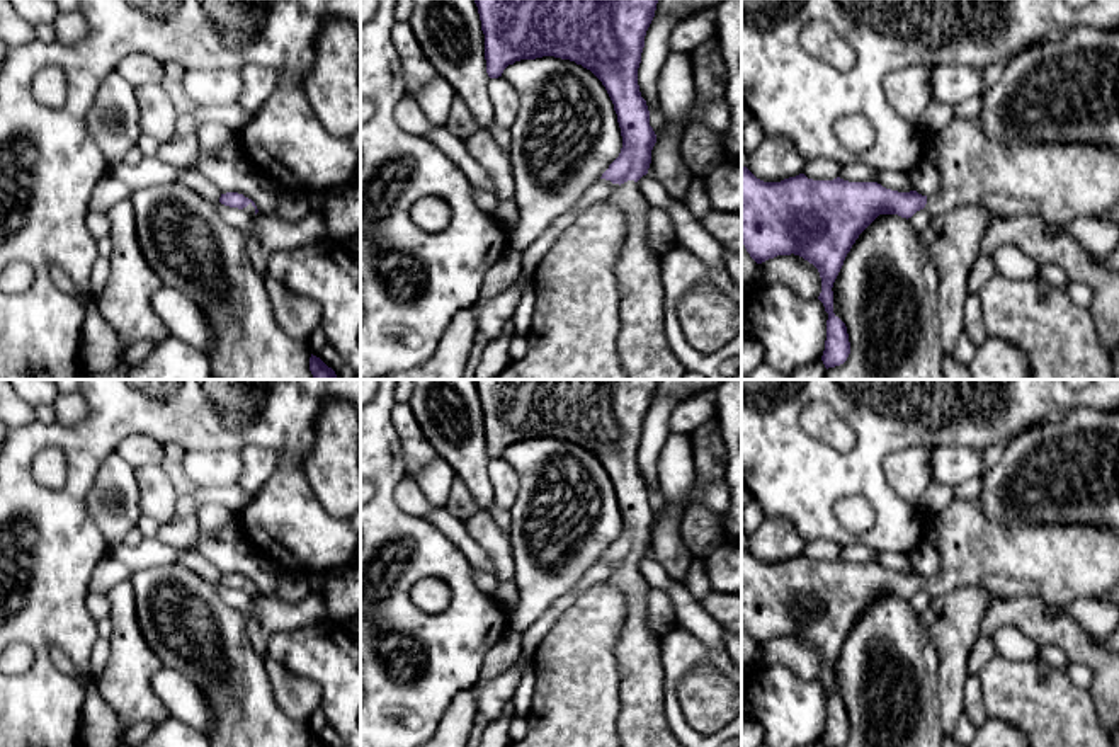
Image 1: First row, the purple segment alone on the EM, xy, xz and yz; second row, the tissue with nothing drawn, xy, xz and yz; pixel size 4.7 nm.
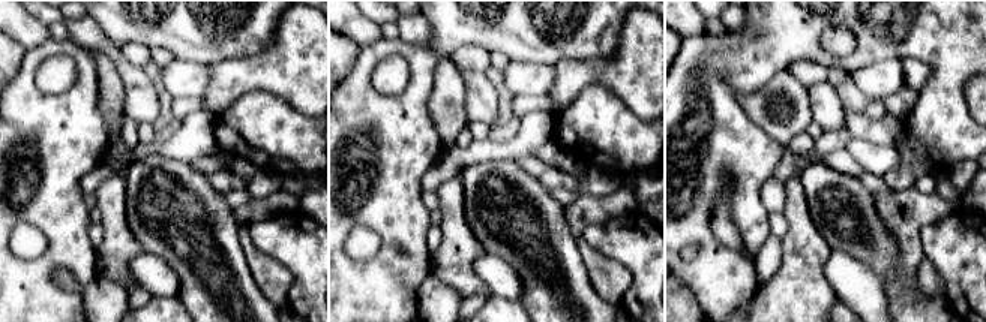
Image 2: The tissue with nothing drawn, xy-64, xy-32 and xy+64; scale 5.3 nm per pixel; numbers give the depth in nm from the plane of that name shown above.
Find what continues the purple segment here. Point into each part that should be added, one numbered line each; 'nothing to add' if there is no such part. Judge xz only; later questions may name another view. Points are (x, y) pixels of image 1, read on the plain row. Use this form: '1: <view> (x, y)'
1: xz (641, 722)

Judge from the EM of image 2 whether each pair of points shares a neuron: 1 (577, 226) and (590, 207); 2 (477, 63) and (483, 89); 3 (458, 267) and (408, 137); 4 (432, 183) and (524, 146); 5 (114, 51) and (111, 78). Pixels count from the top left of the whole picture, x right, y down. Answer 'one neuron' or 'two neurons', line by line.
1: one neuron
2: two neurons
3: two neurons
4: one neuron
5: two neurons

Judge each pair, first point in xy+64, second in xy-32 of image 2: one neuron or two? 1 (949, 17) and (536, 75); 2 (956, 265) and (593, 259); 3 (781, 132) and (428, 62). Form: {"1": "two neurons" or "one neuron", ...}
{"1": "two neurons", "2": "two neurons", "3": "two neurons"}

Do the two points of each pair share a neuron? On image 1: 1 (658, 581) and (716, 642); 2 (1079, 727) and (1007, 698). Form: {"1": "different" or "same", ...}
{"1": "same", "2": "same"}

